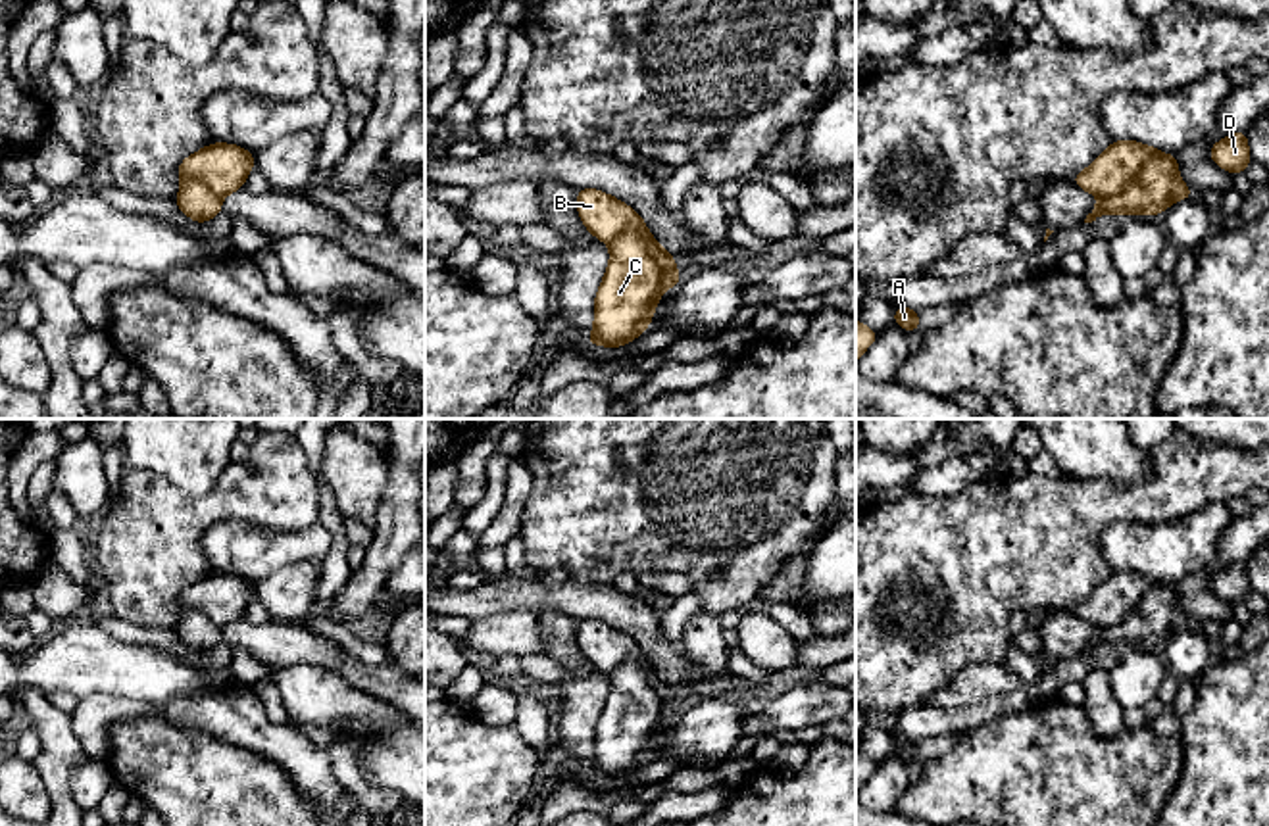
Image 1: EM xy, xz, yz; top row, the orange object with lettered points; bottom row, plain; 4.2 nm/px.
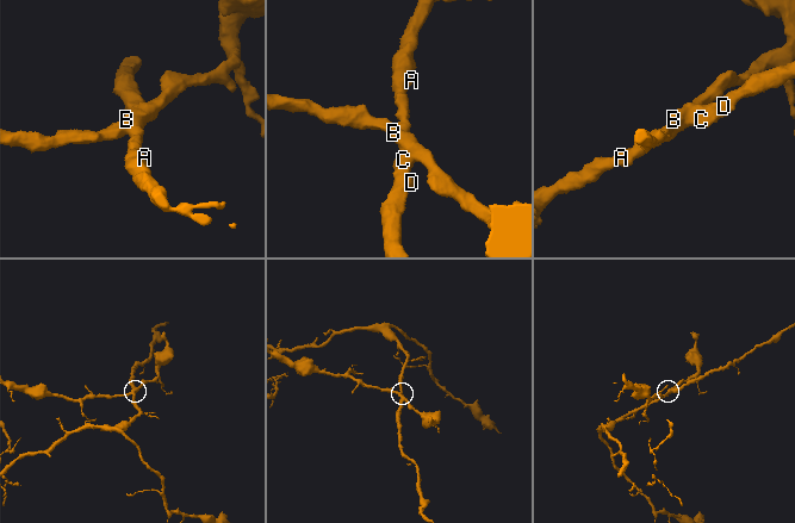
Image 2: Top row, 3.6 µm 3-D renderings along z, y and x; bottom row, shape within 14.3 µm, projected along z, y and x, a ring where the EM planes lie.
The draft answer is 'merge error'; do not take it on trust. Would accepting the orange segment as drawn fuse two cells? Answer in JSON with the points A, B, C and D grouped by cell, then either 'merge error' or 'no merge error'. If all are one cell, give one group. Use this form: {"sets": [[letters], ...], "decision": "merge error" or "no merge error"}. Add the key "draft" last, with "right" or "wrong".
{"sets": [["A", "C", "D"], ["B"]], "decision": "merge error", "draft": "right"}

